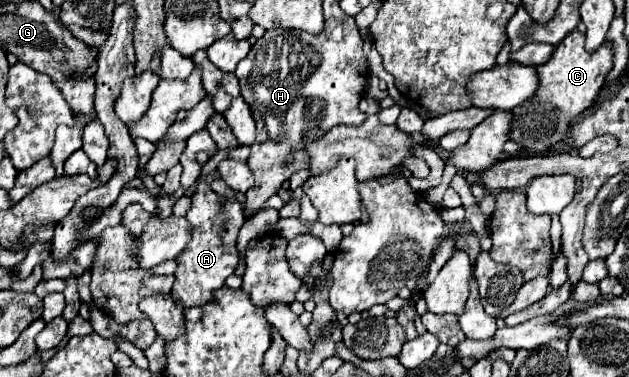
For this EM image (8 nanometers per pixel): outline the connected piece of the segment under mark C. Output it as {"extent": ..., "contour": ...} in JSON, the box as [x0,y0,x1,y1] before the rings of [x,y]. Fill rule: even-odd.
{"extent":[508,31,612,153],"contour":[[[572,31],[564,41],[556,45],[550,61],[536,69],[540,87],[536,89],[534,97],[512,109],[508,139],[516,141],[522,149],[532,153],[542,153],[548,147],[560,143],[566,137],[572,121],[576,121],[586,109],[590,109],[596,103],[610,69],[612,69],[610,43],[604,43],[596,53],[588,53],[584,49],[584,35],[580,31]]]}

